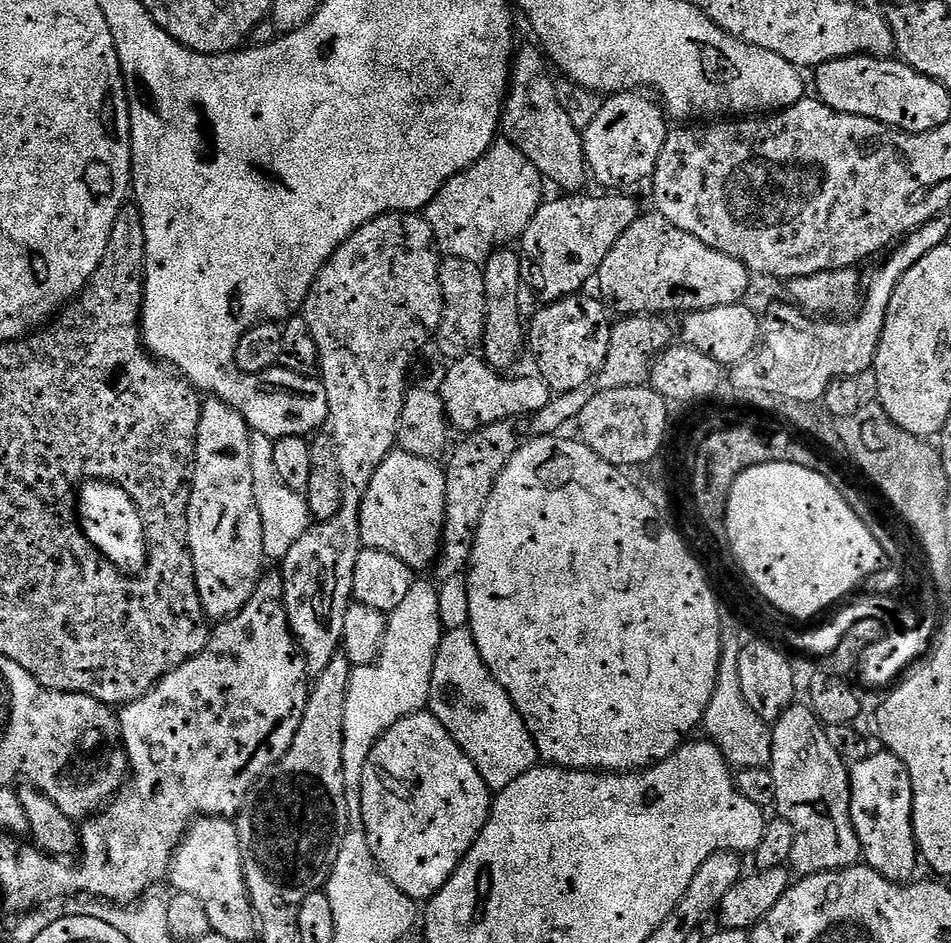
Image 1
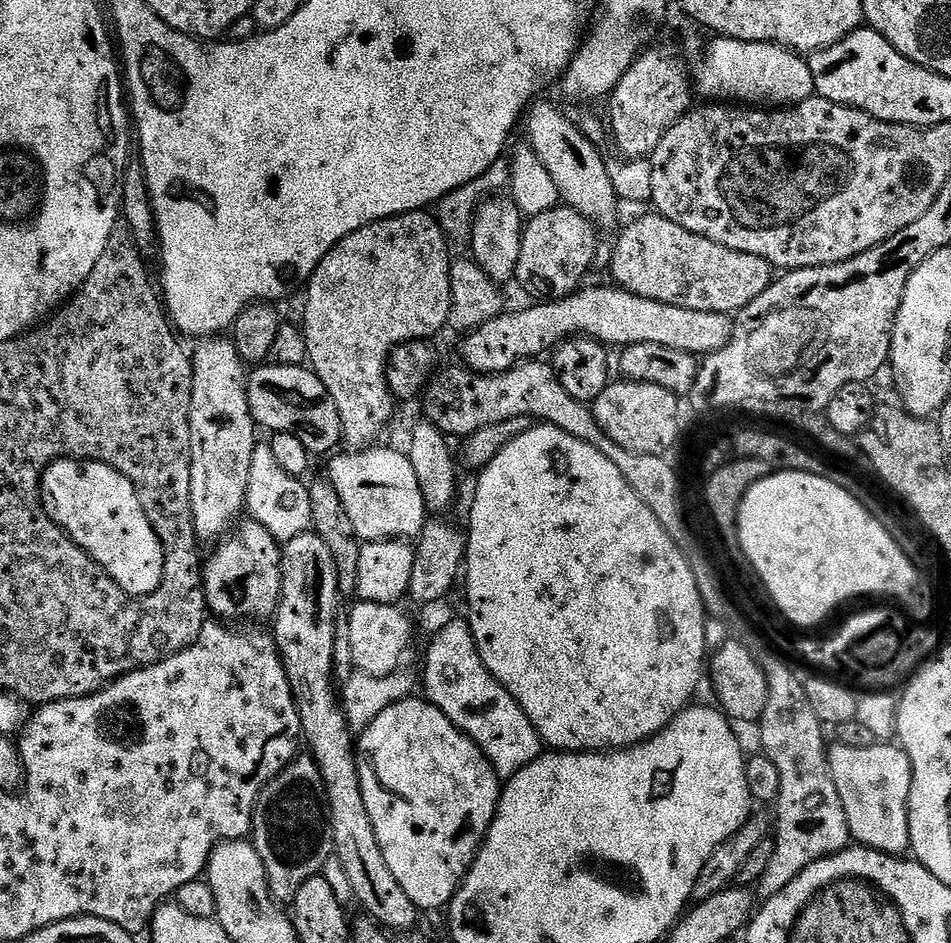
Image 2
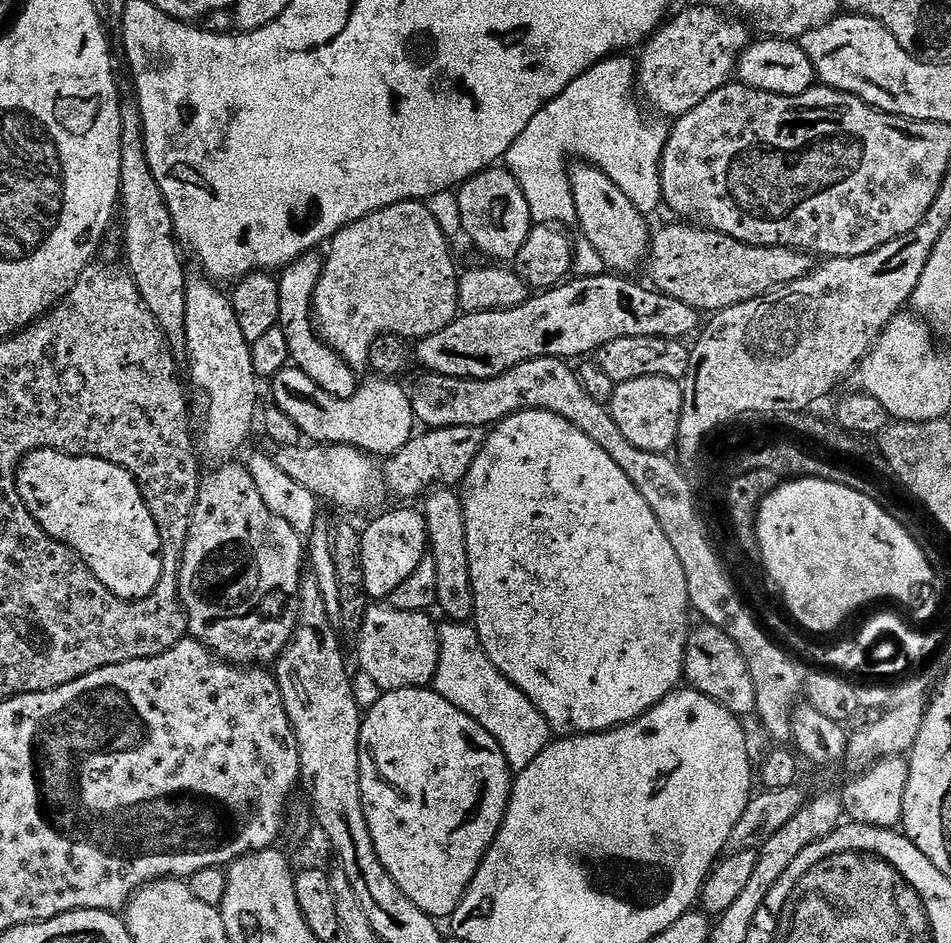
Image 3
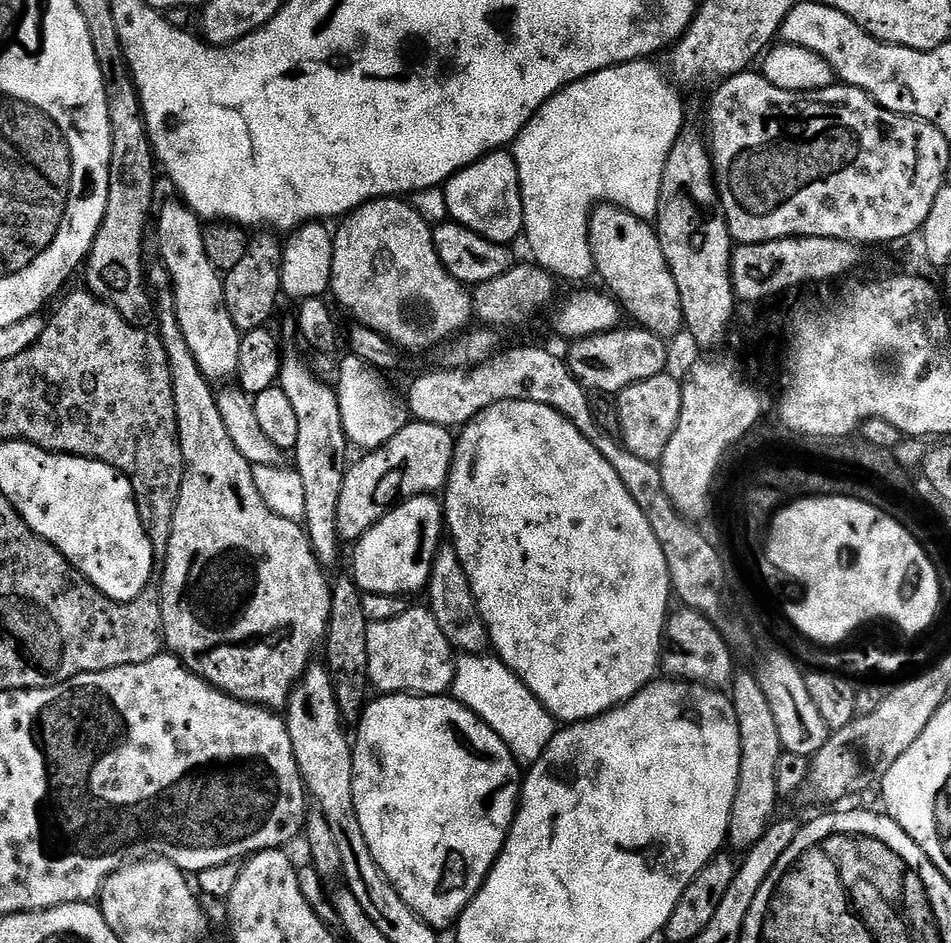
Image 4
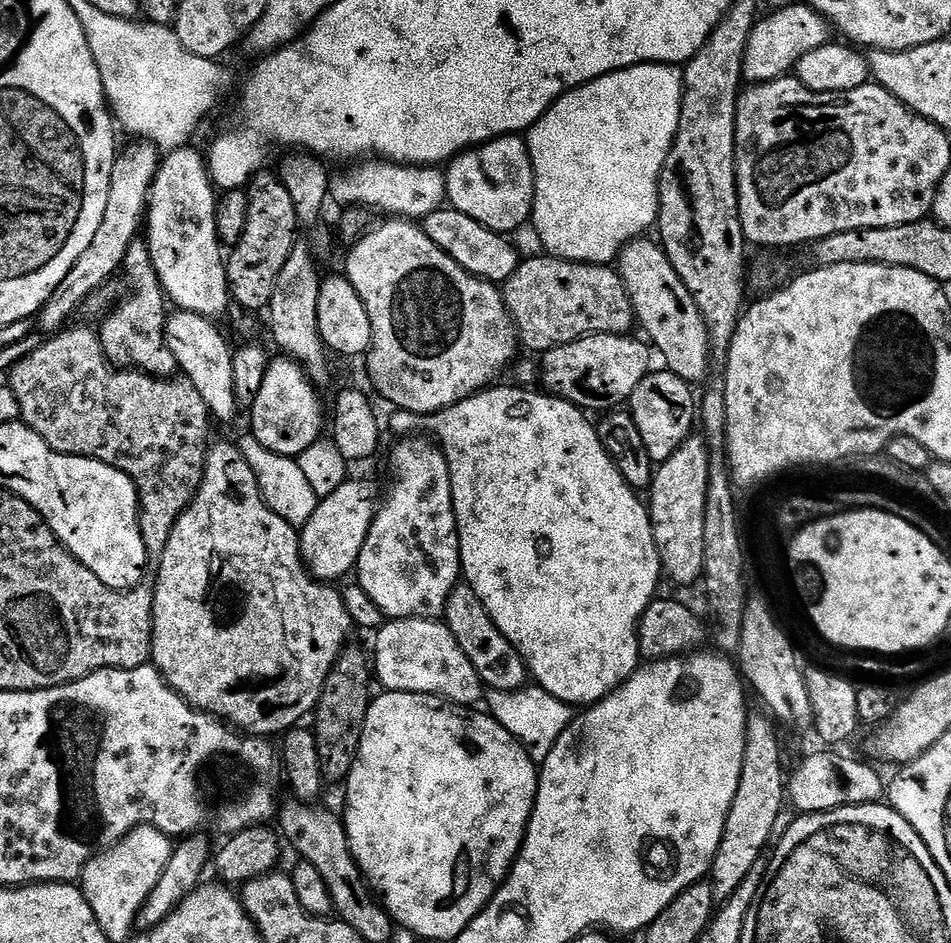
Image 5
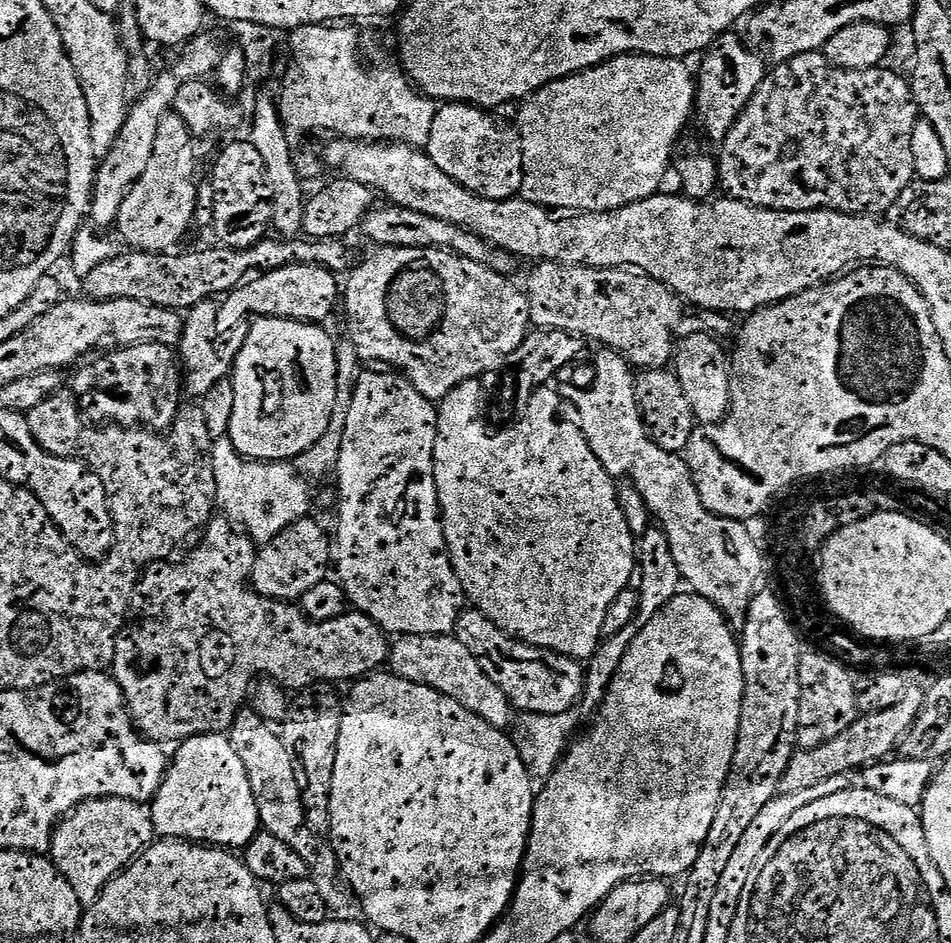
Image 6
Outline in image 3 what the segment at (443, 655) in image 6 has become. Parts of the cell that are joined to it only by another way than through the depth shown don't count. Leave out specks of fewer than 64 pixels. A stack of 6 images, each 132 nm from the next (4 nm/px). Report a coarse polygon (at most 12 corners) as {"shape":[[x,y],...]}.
{"shape":[[369,607],[359,671],[384,692],[431,685],[440,634],[428,612]]}

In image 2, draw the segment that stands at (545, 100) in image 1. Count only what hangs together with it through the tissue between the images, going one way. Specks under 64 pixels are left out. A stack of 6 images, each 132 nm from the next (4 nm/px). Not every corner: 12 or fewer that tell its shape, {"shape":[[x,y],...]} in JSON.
{"shape":[[554,105],[522,128],[560,204],[597,229],[622,201],[606,159]]}

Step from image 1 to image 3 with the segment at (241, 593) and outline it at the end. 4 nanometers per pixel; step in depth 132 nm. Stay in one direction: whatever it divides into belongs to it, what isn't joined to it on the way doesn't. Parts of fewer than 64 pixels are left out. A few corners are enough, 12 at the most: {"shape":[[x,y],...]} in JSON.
{"shape":[[193,275],[187,363],[208,399],[202,452],[235,461],[257,423],[252,345]]}

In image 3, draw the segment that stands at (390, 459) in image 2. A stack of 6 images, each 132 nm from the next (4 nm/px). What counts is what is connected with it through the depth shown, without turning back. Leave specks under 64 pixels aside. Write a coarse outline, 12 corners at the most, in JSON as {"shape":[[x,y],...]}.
{"shape":[[350,445],[273,447],[298,486],[340,508],[382,492],[377,461]]}

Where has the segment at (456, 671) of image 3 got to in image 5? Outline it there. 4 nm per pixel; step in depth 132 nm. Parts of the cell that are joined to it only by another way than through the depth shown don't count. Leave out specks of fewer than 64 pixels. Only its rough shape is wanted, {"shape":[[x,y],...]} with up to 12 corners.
{"shape":[[545,688],[492,690],[486,708],[537,762],[574,719]]}

